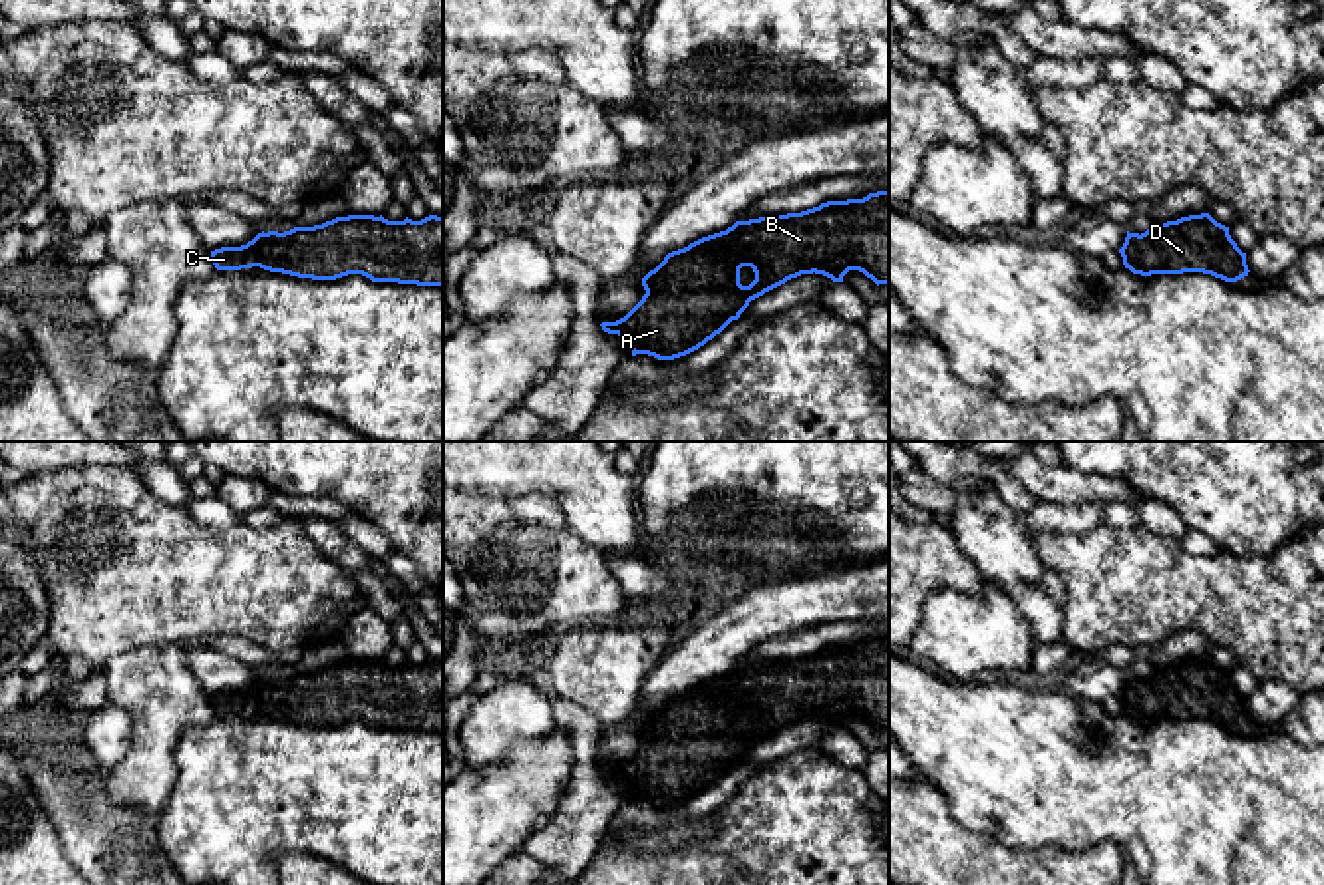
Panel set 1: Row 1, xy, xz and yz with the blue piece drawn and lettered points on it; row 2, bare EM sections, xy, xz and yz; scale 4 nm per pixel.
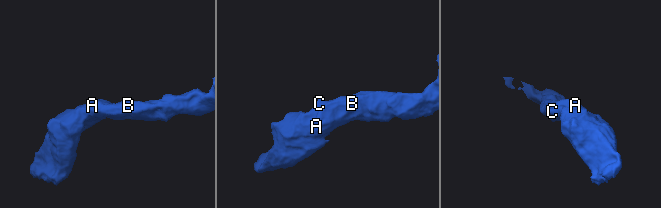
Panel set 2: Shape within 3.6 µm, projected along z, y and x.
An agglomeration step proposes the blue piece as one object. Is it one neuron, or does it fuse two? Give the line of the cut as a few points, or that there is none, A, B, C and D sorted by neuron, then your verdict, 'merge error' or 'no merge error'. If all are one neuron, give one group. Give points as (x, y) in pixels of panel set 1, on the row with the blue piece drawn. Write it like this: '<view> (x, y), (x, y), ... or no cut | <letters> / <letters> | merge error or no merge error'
no cut | A B C D | no merge error

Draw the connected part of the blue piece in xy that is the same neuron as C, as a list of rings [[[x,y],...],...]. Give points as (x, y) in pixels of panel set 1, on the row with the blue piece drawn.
[[[382,215],[336,217],[314,227],[294,227],[278,233],[258,233],[241,247],[211,251],[217,270],[241,270],[260,266],[298,278],[336,280],[362,274],[372,282],[398,282],[417,286],[443,286],[443,217],[429,215],[421,221],[388,221]]]

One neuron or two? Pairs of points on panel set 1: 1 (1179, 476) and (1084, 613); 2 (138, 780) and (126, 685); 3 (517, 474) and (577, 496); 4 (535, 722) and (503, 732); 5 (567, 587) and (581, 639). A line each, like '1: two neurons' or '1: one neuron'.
1: two neurons
2: one neuron
3: one neuron
4: one neuron
5: two neurons

